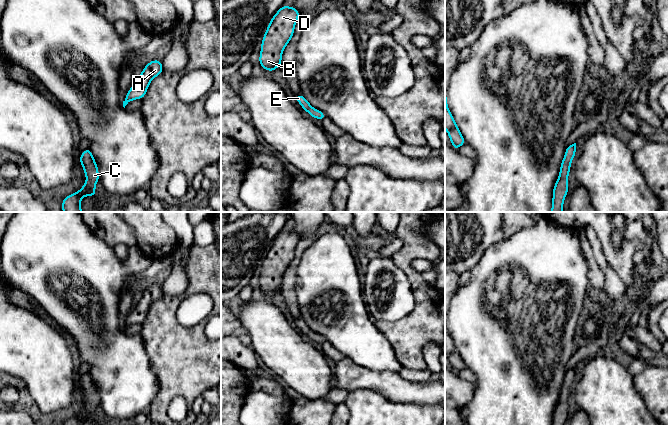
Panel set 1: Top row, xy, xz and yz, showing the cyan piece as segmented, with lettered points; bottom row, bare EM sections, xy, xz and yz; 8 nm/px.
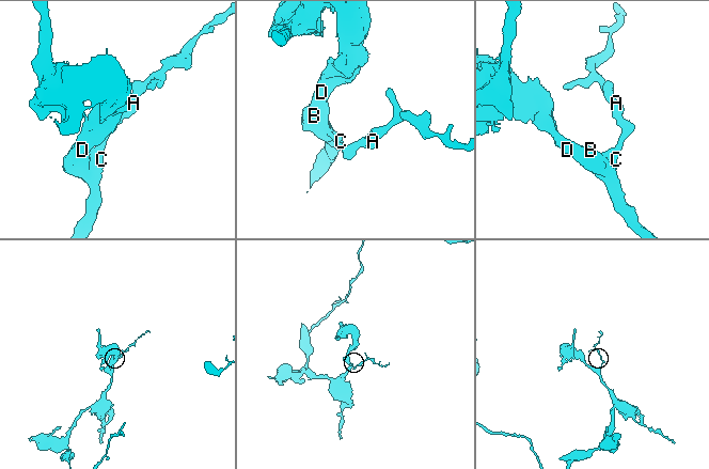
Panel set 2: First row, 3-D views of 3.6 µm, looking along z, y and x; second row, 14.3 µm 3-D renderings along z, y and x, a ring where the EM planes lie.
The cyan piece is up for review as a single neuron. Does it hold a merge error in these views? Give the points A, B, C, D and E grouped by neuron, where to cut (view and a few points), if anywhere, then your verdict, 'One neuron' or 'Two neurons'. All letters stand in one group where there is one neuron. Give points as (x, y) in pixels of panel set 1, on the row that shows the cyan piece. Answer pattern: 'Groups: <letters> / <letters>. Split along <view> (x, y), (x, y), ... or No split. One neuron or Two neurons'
Groups: A B C D E. No split. One neuron

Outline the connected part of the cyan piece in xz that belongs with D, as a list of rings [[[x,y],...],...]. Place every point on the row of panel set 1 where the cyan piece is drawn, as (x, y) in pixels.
[[[284,5],[274,14],[261,43],[259,64],[263,69],[273,72],[281,66],[283,51],[294,35],[299,16],[295,7]]]

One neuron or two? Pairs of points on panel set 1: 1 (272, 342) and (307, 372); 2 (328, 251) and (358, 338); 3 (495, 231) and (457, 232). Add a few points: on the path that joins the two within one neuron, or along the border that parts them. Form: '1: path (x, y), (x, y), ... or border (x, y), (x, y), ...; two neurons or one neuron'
1: path (281, 348), (298, 363); one neuron
2: path (329, 273), (347, 291), (353, 302), (353, 316); one neuron
3: path (486, 231), (466, 231); one neuron

